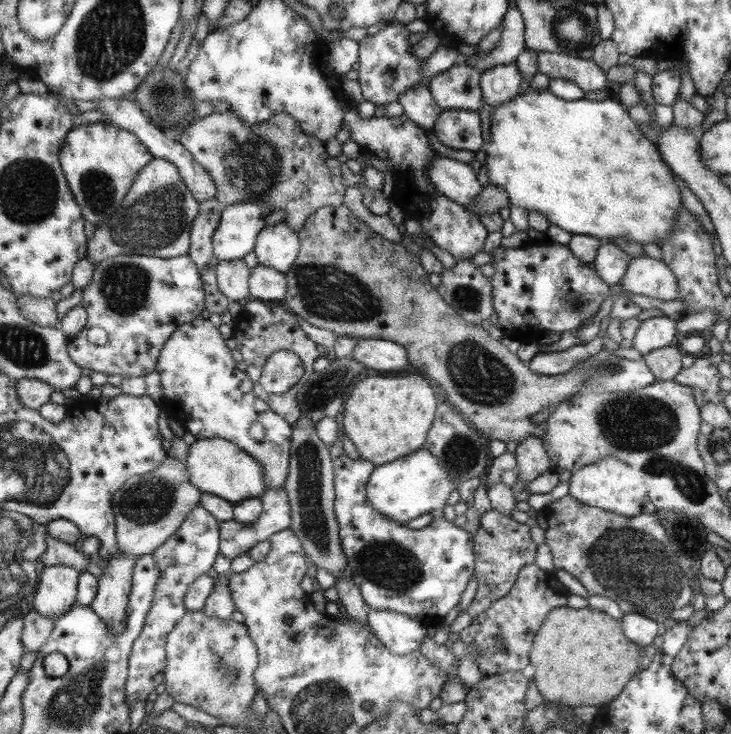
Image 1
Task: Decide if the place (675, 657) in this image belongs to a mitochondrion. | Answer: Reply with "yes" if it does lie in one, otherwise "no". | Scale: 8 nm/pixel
no

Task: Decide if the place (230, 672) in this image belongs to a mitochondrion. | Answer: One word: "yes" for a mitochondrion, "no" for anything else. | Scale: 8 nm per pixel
yes

